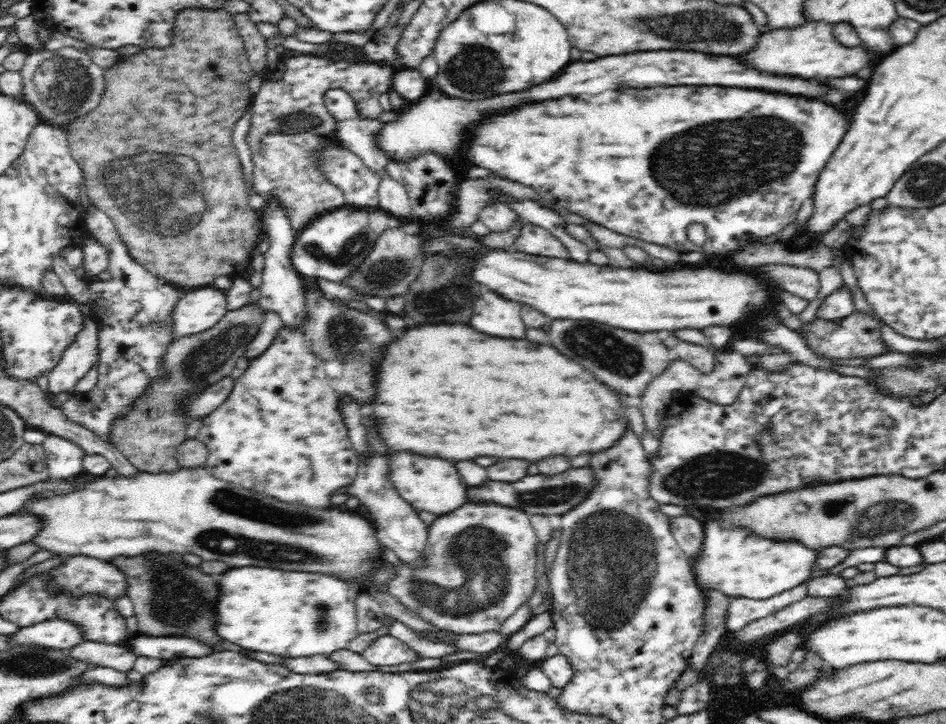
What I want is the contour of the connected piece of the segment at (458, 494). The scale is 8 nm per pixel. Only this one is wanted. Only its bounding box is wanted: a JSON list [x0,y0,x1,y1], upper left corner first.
[390,452,468,515]

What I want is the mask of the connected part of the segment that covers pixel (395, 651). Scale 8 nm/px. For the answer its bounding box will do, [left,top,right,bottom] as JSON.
[362,636,419,666]

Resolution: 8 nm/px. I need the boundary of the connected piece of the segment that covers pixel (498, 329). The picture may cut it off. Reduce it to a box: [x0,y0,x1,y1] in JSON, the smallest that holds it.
[470,292,526,340]

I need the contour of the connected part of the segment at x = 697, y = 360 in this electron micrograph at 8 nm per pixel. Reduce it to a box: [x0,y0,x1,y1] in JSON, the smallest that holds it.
[661,332,714,372]

